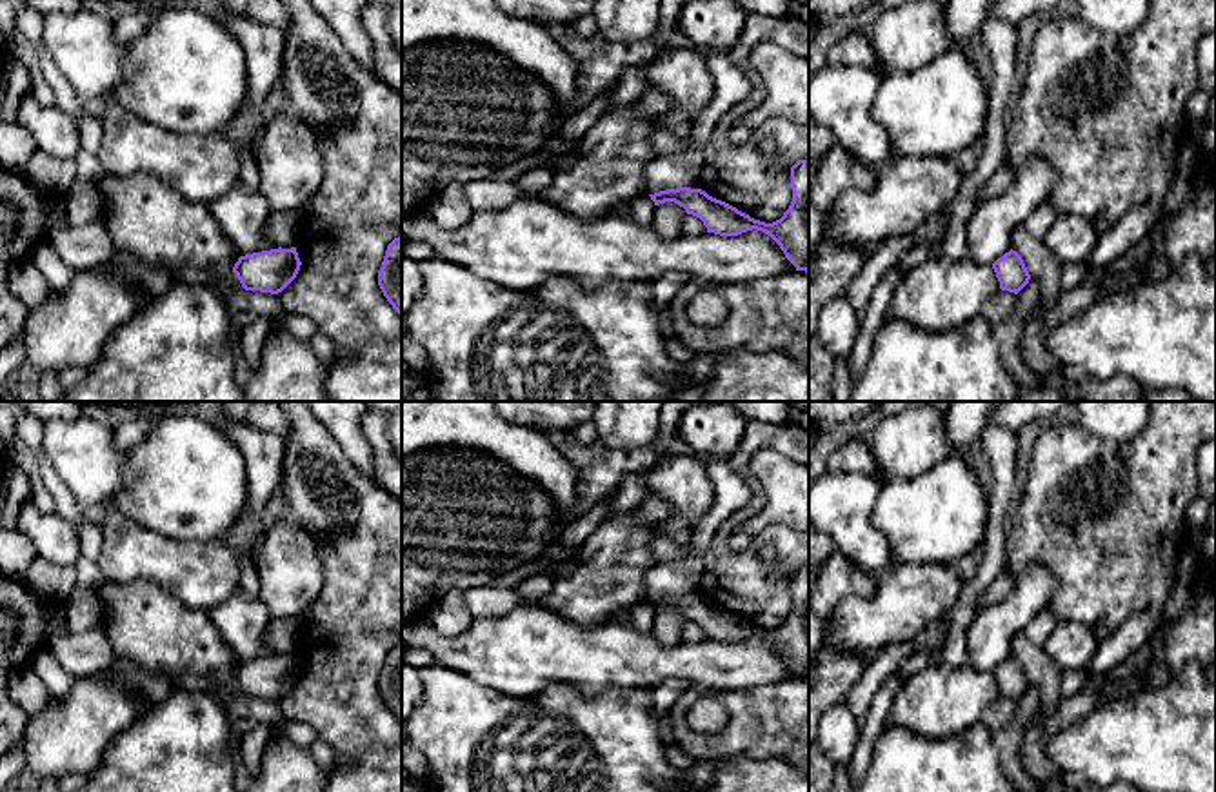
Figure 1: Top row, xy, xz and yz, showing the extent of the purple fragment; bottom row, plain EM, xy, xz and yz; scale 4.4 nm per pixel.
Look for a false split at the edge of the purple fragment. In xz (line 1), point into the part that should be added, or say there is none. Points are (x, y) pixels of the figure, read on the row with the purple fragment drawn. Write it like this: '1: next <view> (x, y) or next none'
1: next none

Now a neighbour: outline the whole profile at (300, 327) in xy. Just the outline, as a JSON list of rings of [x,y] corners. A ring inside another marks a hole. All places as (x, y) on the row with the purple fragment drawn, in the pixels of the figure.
[[[285,311],[276,320],[274,327],[304,342],[309,342],[318,331],[316,325],[309,318],[300,314],[291,314]]]

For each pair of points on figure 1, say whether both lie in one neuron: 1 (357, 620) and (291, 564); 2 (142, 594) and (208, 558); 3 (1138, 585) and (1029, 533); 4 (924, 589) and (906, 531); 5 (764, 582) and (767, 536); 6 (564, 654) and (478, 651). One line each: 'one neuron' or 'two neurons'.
1: two neurons
2: two neurons
3: one neuron
4: two neurons
5: one neuron
6: one neuron

